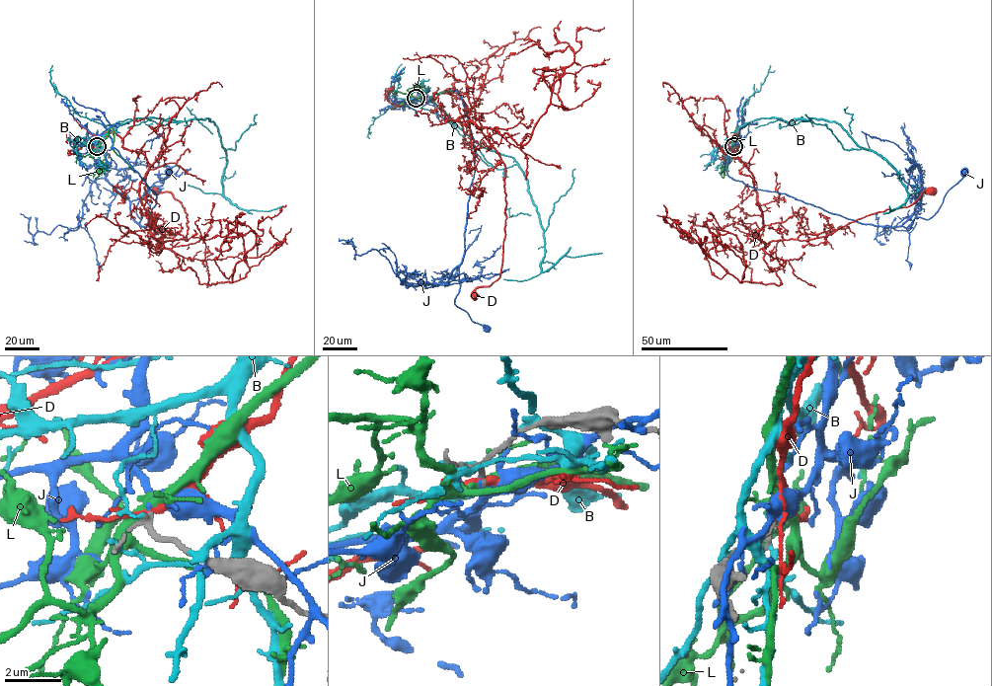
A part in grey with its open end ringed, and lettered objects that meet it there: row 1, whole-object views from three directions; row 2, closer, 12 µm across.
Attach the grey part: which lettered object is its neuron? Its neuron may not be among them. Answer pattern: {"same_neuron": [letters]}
{"same_neuron": []}

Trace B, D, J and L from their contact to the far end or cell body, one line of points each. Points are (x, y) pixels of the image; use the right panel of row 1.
B: (732, 147), (737, 129), (760, 118), (837, 122), (896, 171), (907, 198), (891, 211), (889, 206)
D: (733, 146), (737, 131), (728, 148), (753, 176), (762, 216), (756, 235), (766, 243), (826, 236), (931, 191)
J: (733, 146), (726, 168), (735, 180), (877, 226), (908, 228), (917, 217), (928, 219), (963, 171)
L: (733, 146), (735, 127), (728, 171)

